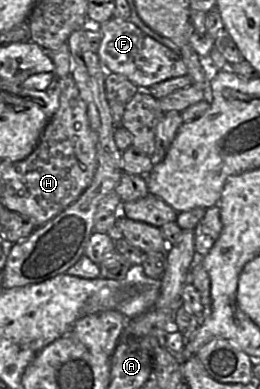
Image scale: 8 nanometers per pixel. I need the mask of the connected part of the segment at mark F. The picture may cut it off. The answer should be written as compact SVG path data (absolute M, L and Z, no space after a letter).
M112 17L97 28L102 34L98 56L104 69L125 76L140 90L148 90L154 84L188 74L180 55L144 34L130 20Z

